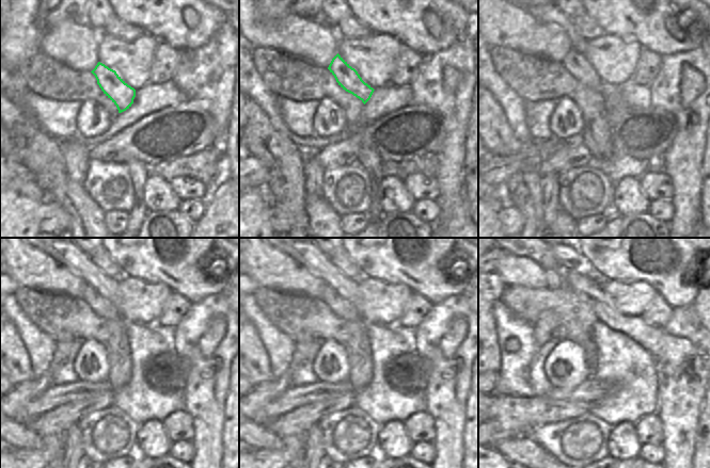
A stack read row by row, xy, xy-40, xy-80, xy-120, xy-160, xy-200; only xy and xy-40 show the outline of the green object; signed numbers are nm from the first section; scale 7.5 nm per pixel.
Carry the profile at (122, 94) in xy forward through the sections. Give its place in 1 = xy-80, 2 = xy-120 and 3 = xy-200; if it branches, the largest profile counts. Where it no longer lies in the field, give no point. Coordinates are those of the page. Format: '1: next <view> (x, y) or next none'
1: next xy-80 (576, 63)
2: next xy-120 (104, 308)
3: next xy-200 (554, 279)

